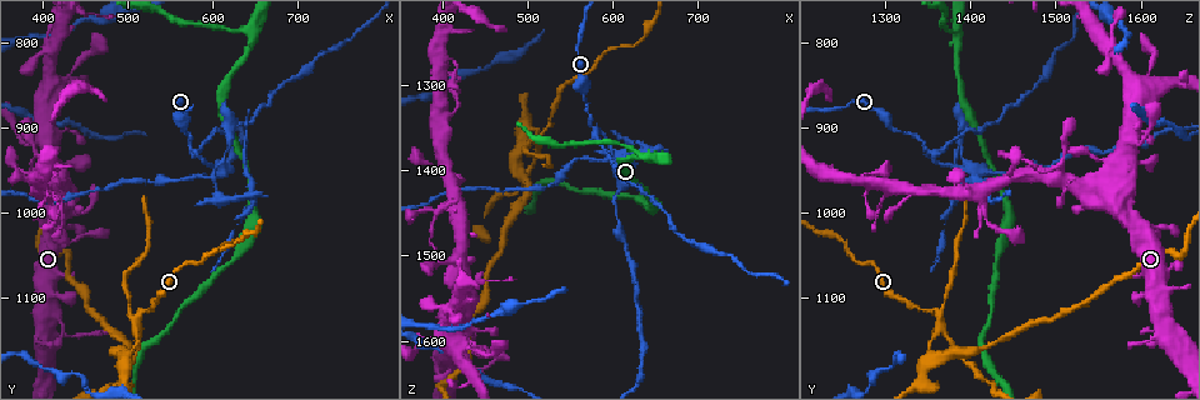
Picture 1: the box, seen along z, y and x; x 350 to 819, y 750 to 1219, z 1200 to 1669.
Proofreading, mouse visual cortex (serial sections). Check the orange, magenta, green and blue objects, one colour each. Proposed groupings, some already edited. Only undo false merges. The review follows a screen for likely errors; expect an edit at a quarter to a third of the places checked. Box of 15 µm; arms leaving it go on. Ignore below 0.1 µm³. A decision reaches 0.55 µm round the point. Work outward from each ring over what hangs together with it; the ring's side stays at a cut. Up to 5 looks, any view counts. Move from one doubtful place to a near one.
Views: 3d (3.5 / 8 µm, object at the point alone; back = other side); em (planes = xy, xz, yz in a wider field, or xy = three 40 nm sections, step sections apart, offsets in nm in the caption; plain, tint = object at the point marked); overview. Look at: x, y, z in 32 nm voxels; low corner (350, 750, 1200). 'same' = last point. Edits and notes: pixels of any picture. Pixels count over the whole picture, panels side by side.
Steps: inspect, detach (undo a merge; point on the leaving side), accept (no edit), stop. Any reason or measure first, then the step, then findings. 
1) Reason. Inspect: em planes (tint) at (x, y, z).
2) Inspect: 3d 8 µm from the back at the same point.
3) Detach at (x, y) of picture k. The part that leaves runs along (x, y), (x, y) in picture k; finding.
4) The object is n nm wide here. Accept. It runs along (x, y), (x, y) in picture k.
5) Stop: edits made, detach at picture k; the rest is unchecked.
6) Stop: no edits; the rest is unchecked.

Thin neck. Inspect: 3d 8 µm at (510, 1135, 1365).

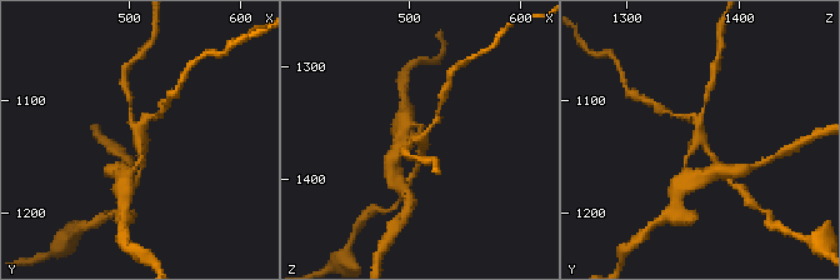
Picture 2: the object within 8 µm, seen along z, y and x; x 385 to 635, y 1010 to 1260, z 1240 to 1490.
Zoom in. Inspect: 3d 3.5 µm at (510, 1134, 1366).

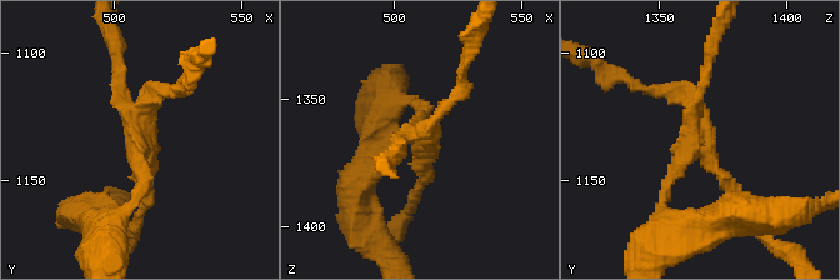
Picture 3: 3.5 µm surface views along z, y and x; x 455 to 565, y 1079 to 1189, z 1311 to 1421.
4 arms meet here; the arms are 150, 150, 150, 200 nm wide; need the tissue. Inspect: em xy step 5 (tint) at (509, 1133, 1365).

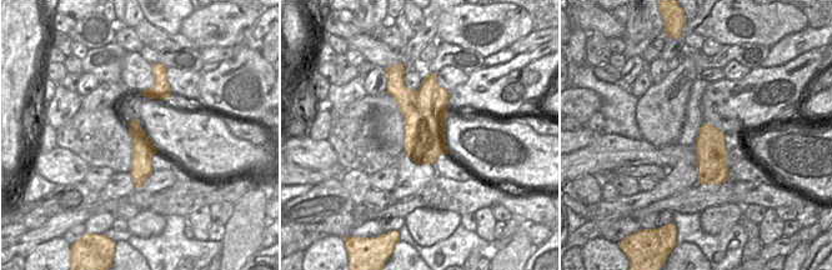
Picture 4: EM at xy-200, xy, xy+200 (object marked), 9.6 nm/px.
Detach at (118, 60) of picture 3. A second cell is stuck on.

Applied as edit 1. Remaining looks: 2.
Inspect: 3d 3.5 µm at (580, 930, 1355).

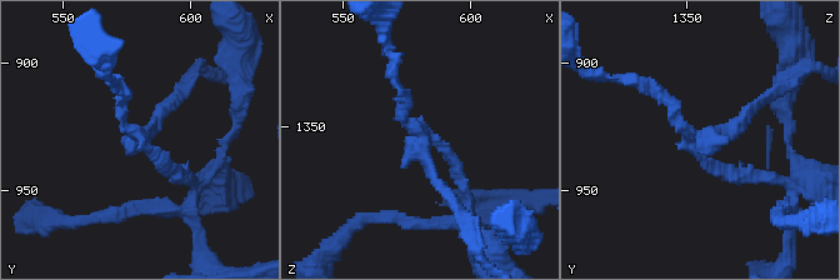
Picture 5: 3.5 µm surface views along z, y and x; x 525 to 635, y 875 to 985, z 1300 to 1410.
The arms are 150, 150, 150 nm wide. Detach at (741, 126) of picture 5. Two cells meet here.

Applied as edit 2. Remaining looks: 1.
Stop: edits made, detach at picture 3, detach at picture 5; the rest is unchecked.

